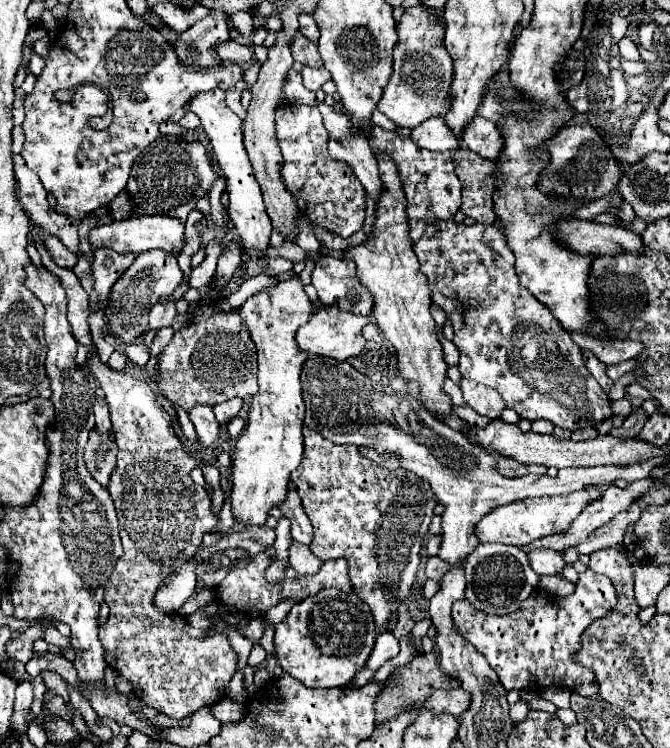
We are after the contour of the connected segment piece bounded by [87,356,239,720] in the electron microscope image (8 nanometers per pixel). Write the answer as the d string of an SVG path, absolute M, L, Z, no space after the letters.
M99 356L87 358L89 370L99 380L105 400L109 404L115 442L119 446L117 468L107 484L107 490L115 502L117 520L121 524L121 542L123 556L117 560L117 566L111 578L105 584L105 602L109 606L109 618L99 628L99 640L105 648L107 664L117 670L121 676L129 678L133 684L133 694L149 708L167 714L173 720L183 720L189 714L197 712L203 706L213 706L223 698L227 684L231 682L237 670L237 654L227 642L225 634L217 630L197 630L193 628L185 616L173 612L161 612L155 606L155 594L159 586L169 582L193 552L201 548L201 536L219 524L219 514L213 512L209 492L195 484L189 472L197 466L193 454L187 454L179 438L171 428L171 418L163 410L159 396L151 388L151 384L139 380L129 372L117 372L99 362Z

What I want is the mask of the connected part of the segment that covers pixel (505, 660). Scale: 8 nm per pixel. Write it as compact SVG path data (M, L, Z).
M591 570L579 576L577 588L569 596L553 596L543 590L533 592L513 614L493 616L479 612L467 600L453 604L453 620L459 632L487 658L505 690L527 690L541 694L545 688L569 688L581 696L599 694L595 674L573 662L579 636L597 618L603 618L617 604L617 594L607 576Z

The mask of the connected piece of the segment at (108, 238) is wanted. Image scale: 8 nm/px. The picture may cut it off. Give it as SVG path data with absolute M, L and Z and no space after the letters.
M157 214L157 216L141 216L141 218L131 218L131 220L121 220L113 224L105 224L99 228L93 228L89 234L89 242L93 248L107 246L113 248L115 252L147 252L147 250L167 250L167 252L181 252L185 246L185 222L173 216Z

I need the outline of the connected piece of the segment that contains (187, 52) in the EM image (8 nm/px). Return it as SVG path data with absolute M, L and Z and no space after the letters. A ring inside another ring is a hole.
M209 10L209 14L193 24L187 32L183 32L173 46L185 64L215 66L221 64L221 60L215 58L213 46L225 40L229 40L227 14Z

